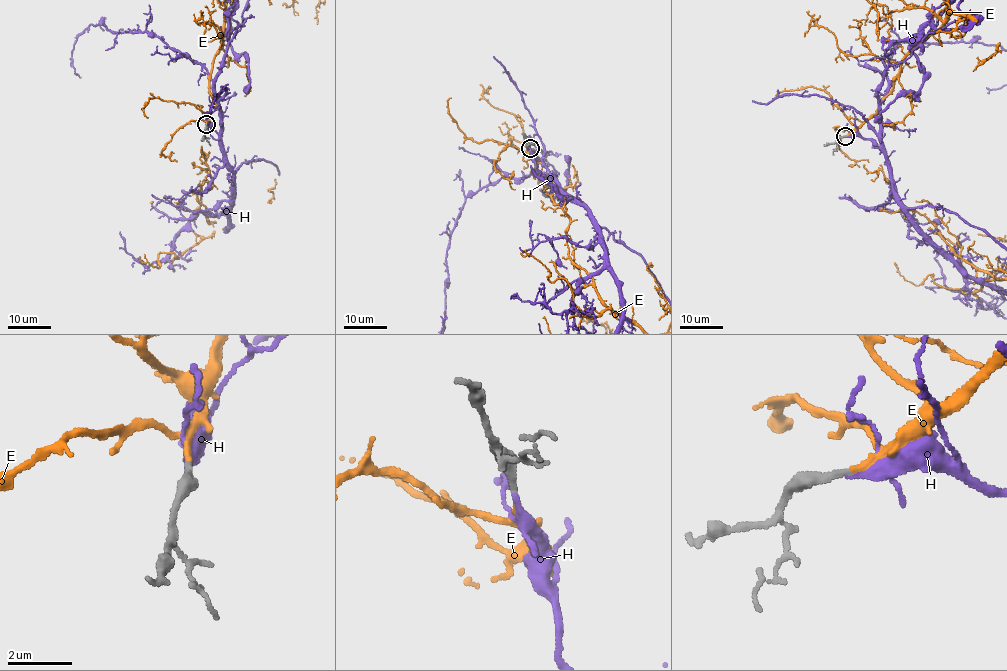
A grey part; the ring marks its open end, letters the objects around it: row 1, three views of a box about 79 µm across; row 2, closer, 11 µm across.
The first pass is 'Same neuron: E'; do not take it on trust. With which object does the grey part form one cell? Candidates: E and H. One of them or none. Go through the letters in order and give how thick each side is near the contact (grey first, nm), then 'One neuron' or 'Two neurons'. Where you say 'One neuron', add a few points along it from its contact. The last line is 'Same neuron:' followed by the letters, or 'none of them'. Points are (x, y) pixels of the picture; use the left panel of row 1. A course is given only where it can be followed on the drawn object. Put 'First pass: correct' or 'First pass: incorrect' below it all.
E: Thickness 200 nm (grey) against 190 nm. One neuron
H: Thickness 240 nm (grey) against 200 nm. Two neurons
Same neuron: E
First pass: correct

